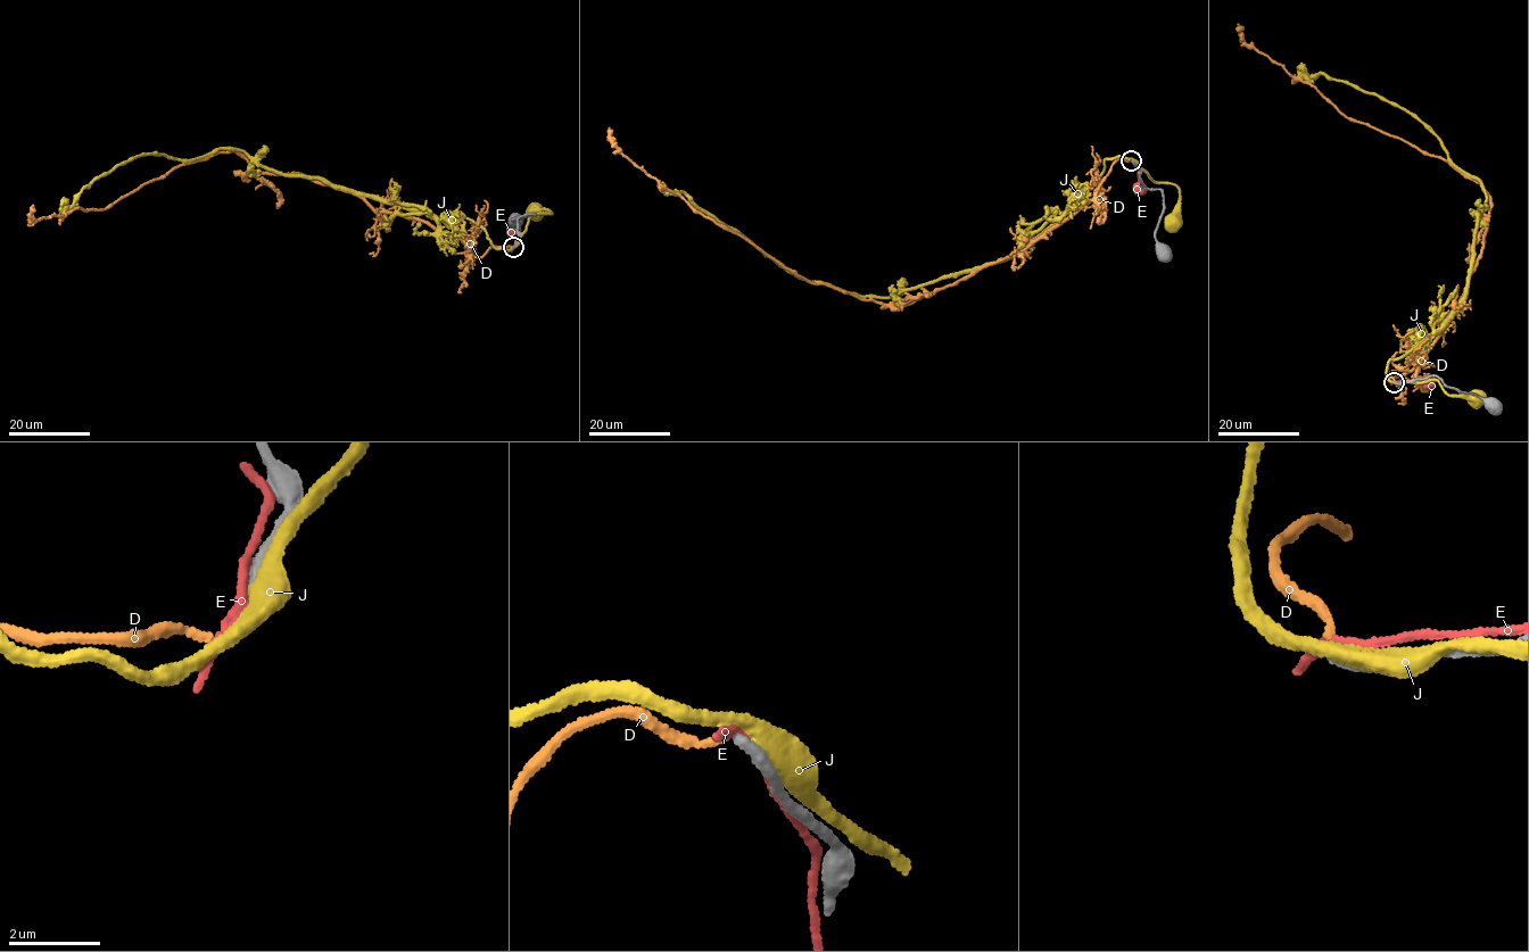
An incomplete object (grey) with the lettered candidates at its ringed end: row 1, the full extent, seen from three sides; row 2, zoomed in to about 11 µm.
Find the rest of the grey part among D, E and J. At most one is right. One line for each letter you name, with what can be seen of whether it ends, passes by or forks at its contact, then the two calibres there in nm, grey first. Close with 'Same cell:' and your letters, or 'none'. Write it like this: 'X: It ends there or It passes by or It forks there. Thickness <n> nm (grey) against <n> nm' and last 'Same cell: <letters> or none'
D: It ends there. Thickness 260 nm (grey) against 170 nm
Same cell: D

